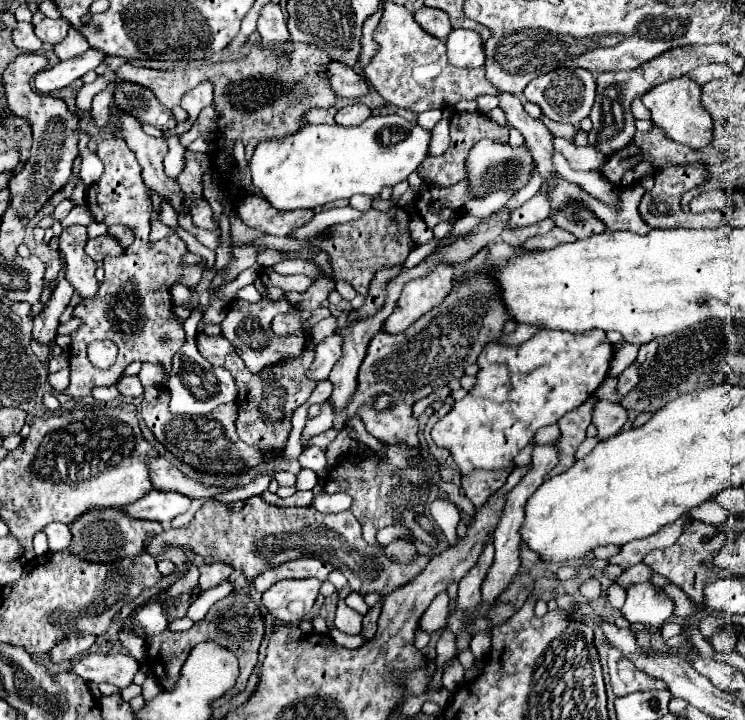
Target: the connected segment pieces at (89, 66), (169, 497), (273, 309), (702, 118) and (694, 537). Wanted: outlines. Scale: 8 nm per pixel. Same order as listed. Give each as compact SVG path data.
M90 48L80 56L58 62L54 68L48 68L36 74L36 90L40 94L52 94L56 90L62 90L72 82L80 80L88 70L96 70L96 66L100 66L102 60L104 60L104 54Z
M150 490L140 500L122 506L122 510L136 520L152 520L160 524L168 524L178 514L184 514L190 508L192 500L188 496L180 496L176 492Z
M234 300L228 306L226 318L222 320L220 328L222 328L222 336L234 346L236 354L244 360L244 364L248 366L250 372L262 372L268 366L276 366L280 362L284 362L286 358L298 358L300 352L304 350L306 344L306 336L288 336L288 338L278 338L272 328L272 316L280 314L280 312L288 312L292 304L288 300L260 300L256 304L252 302L244 302L244 300Z
M680 76L680 78L668 80L668 82L656 86L652 92L642 96L642 102L644 102L644 106L648 106L654 126L662 128L662 132L672 142L690 146L692 150L702 150L710 144L710 140L712 140L712 118L700 102L700 86L692 84L692 80L688 80L688 76Z
M688 520L686 526L684 526L684 534L678 538L678 542L666 550L656 550L656 552L650 552L642 562L652 568L654 572L662 574L668 582L676 584L696 606L702 604L702 590L706 584L714 582L720 578L722 572L721 568L714 566L712 558L716 552L720 552L722 546L726 544L728 536L718 532L714 526L706 526L702 522L696 522L696 520Z

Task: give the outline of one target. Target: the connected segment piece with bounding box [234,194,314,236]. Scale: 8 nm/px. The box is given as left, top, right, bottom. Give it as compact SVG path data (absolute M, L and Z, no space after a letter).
M254 194L242 196L236 202L234 212L246 226L272 236L288 236L292 230L304 226L314 218L312 210L280 212L272 208L262 196L254 196Z

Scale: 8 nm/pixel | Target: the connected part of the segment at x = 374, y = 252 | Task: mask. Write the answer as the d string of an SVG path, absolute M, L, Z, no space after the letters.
M392 208L388 212L378 212L378 210L368 210L360 220L348 222L348 224L336 224L330 226L328 232L312 234L308 240L310 248L308 250L298 250L298 252L284 252L286 258L290 260L306 260L314 262L316 254L324 250L328 254L330 268L334 272L334 280L344 280L354 286L358 294L366 294L372 276L384 268L386 264L402 264L410 250L414 248L414 242L408 232L408 222L410 216L402 208Z

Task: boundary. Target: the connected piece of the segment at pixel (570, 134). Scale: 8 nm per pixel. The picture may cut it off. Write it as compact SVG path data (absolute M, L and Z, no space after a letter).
M542 116L542 118L544 118L544 124L546 124L546 128L548 128L552 134L558 134L558 136L566 138L568 142L574 142L576 128L574 128L572 124L556 124L556 122L552 122L552 120L546 120L546 116Z

